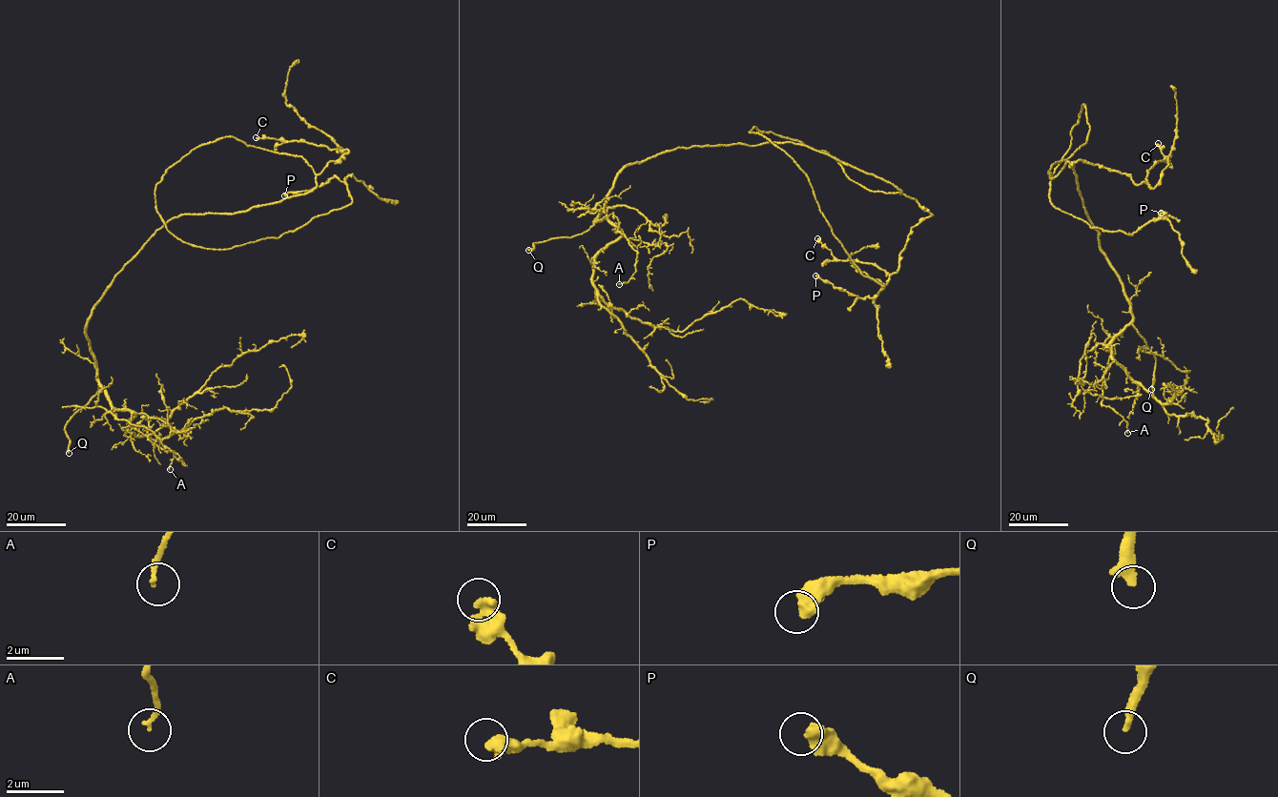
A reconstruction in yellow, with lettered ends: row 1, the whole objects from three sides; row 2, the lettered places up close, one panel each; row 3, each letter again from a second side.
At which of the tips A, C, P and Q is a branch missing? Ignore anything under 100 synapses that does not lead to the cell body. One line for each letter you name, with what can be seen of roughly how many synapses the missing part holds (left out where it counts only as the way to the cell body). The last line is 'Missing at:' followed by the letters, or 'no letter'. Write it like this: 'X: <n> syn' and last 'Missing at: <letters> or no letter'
Missing at: Q

